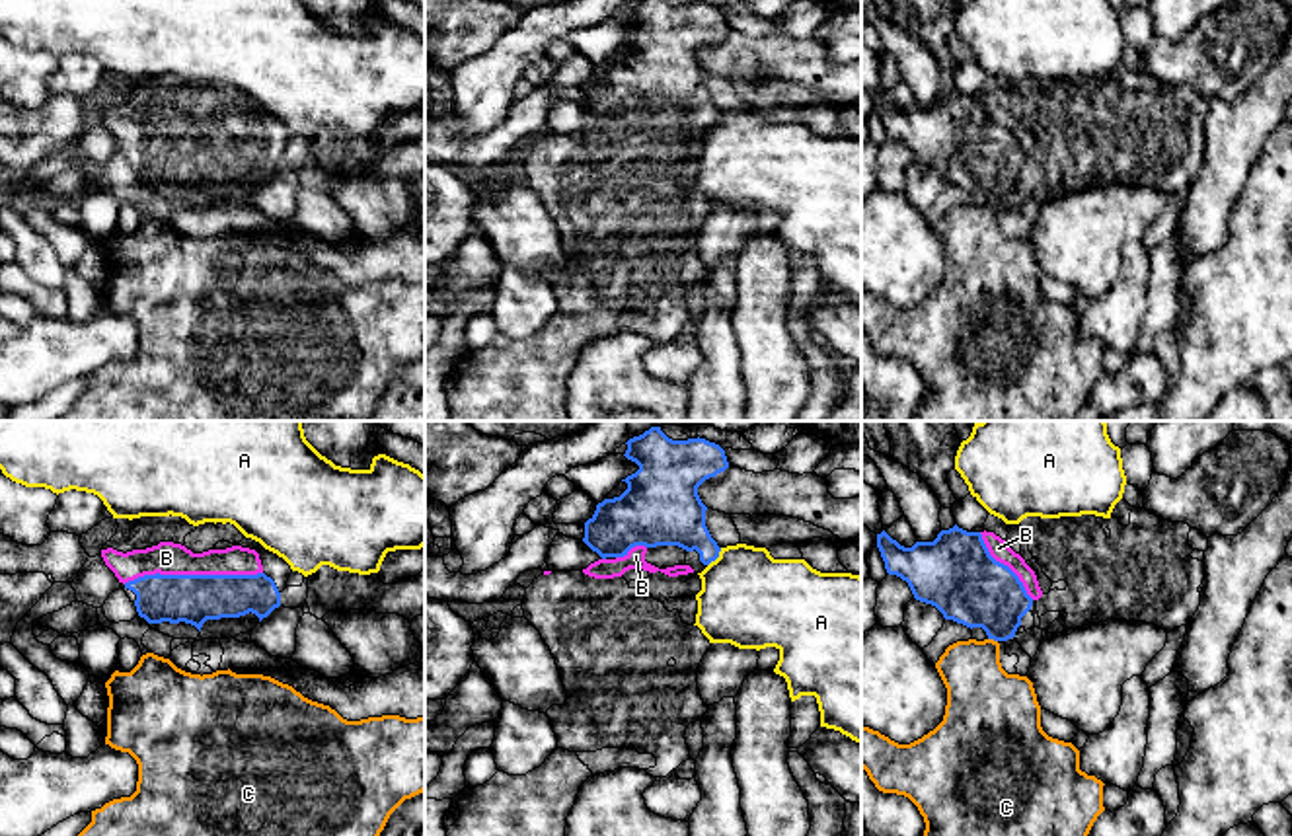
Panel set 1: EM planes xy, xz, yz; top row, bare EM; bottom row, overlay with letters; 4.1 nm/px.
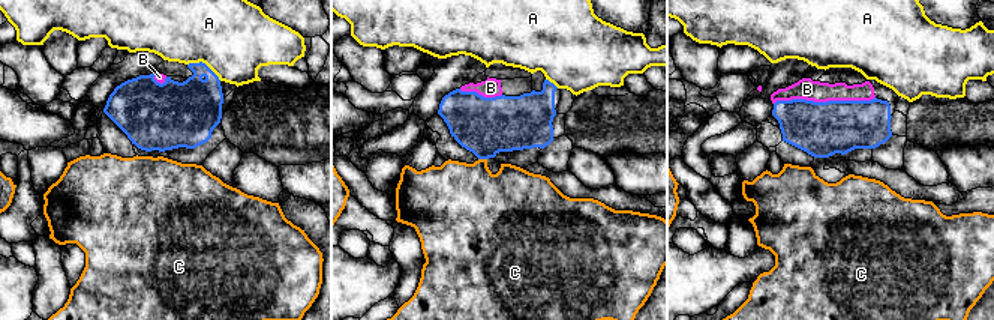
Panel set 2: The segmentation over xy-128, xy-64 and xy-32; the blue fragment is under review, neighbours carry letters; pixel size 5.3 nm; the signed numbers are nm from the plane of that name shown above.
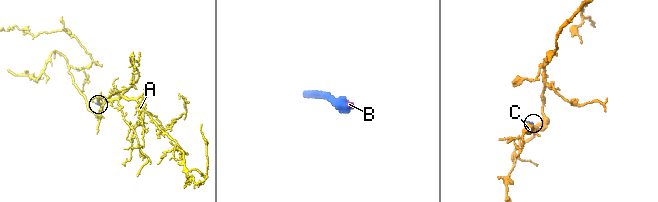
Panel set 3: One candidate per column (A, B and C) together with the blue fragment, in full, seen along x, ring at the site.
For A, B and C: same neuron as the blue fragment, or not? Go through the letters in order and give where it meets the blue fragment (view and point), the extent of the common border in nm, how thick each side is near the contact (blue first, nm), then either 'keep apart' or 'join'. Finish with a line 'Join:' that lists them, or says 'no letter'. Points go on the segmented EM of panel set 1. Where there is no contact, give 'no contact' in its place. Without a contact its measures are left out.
A: meets blue in xz at (716, 558); contact 100 nm long; 260 nm thick on the blue side, 400 nm on the other; keep apart
B: meets blue in xy at (191, 575); contact 600 nm long; 200 nm thick on the blue side, 140 nm on the other; join
C: meets blue in yz at (992, 638); contact 40 nm long; 320 nm thick on the blue side, 280 nm on the other; keep apart
Join: B

